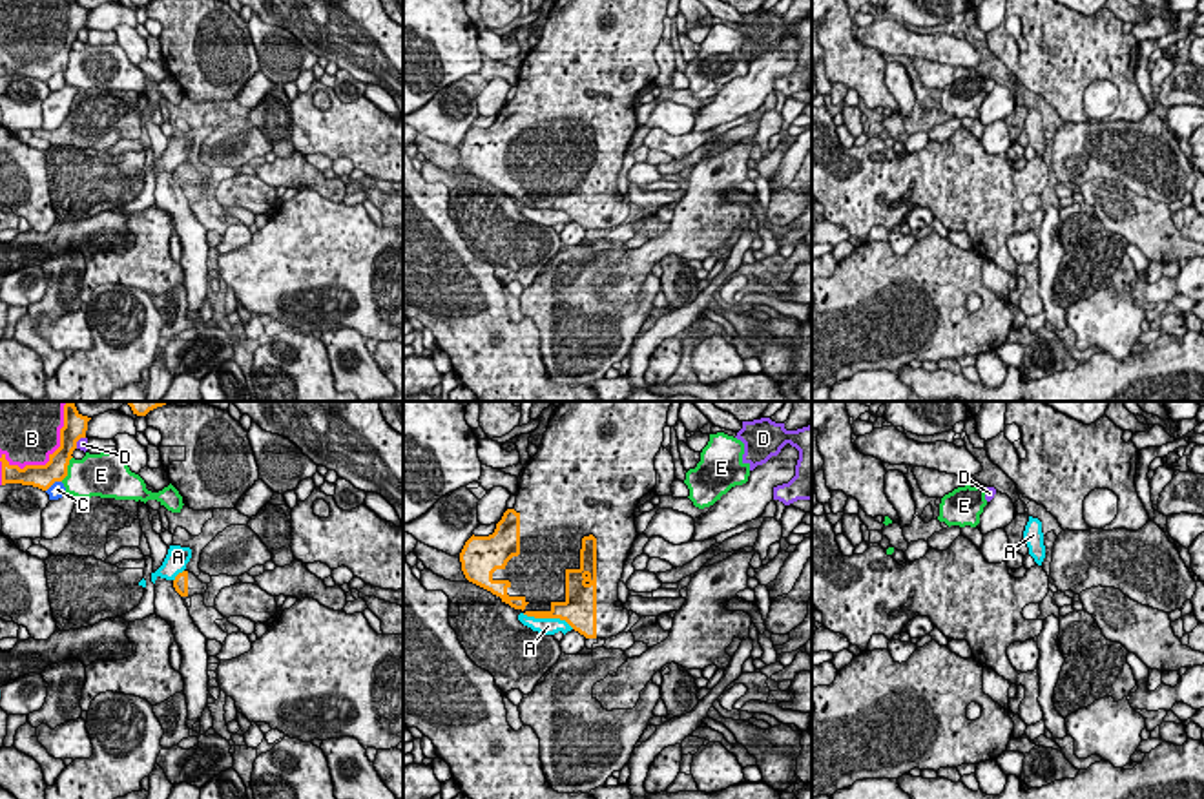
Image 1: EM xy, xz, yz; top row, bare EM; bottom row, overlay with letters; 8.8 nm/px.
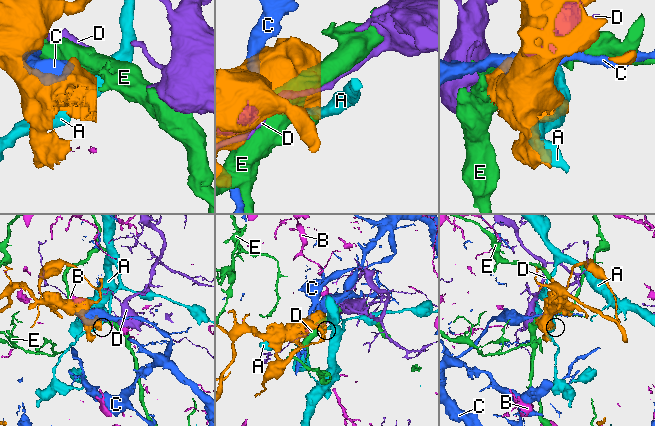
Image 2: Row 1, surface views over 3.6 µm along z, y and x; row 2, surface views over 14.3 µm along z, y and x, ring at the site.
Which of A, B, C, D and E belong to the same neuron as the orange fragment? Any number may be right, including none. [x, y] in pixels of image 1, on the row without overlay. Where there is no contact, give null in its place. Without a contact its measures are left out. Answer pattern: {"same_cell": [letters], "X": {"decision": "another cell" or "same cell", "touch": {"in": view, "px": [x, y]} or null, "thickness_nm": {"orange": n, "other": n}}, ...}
{"same_cell": ["B"], "A": {"decision": "another cell", "touch": {"in": "xz", "px": [548, 208]}, "thickness_nm": {"orange": 240, "other": 160}}, "B": {"decision": "same cell", "touch": {"in": "xy", "px": [37, 57]}, "thickness_nm": {"orange": 220, "other": 460}}, "C": {"decision": "another cell", "touch": {"in": "xy", "px": [53, 73]}, "thickness_nm": {"orange": 220, "other": 140}}, "D": {"decision": "another cell", "touch": {"in": "xy", "px": [77, 31]}, "thickness_nm": {"orange": 220, "other": 100}}, "E": {"decision": "another cell", "touch": {"in": "xy", "px": [66, 61]}, "thickness_nm": {"orange": 220, "other": 360}}}

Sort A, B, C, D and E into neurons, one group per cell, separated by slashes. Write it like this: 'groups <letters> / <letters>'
groups A / B / C / D / E

